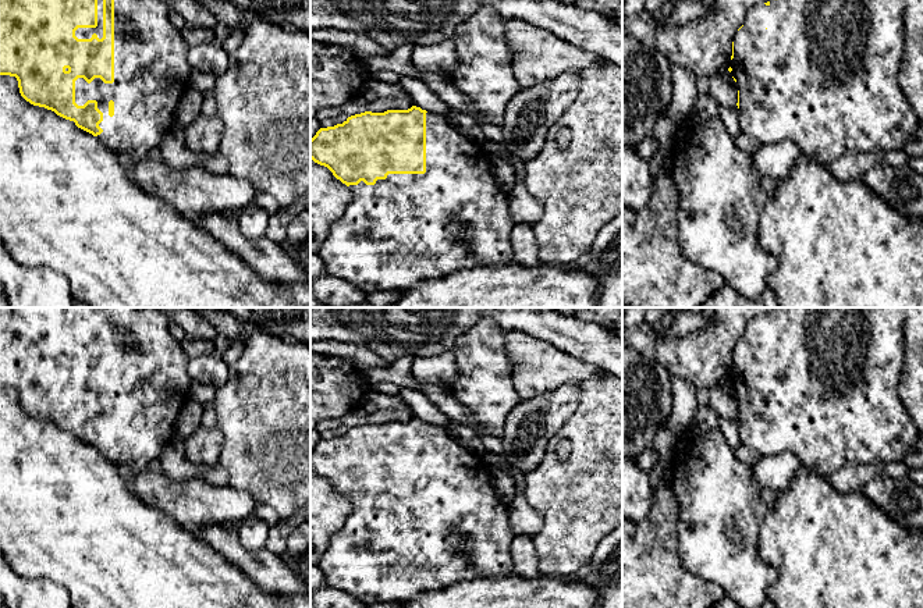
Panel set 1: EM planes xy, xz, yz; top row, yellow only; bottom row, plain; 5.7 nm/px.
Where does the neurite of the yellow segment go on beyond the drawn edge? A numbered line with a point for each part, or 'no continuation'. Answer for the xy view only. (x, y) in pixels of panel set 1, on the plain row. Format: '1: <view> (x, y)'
1: xy (151, 369)

